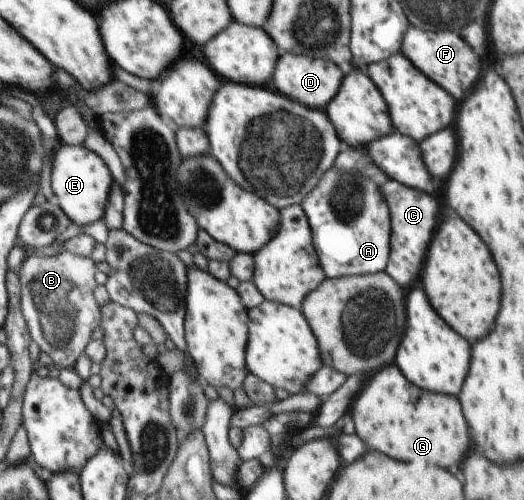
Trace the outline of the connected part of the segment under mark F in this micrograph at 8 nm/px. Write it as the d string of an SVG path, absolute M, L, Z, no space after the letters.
M410 26L403 36L400 52L425 76L428 76L429 80L441 86L455 100L463 100L465 92L473 86L473 82L481 78L479 74L481 64L479 64L477 52L473 52L473 48L461 38L460 34L455 34L455 32L433 32L422 29L420 26L417 28Z

